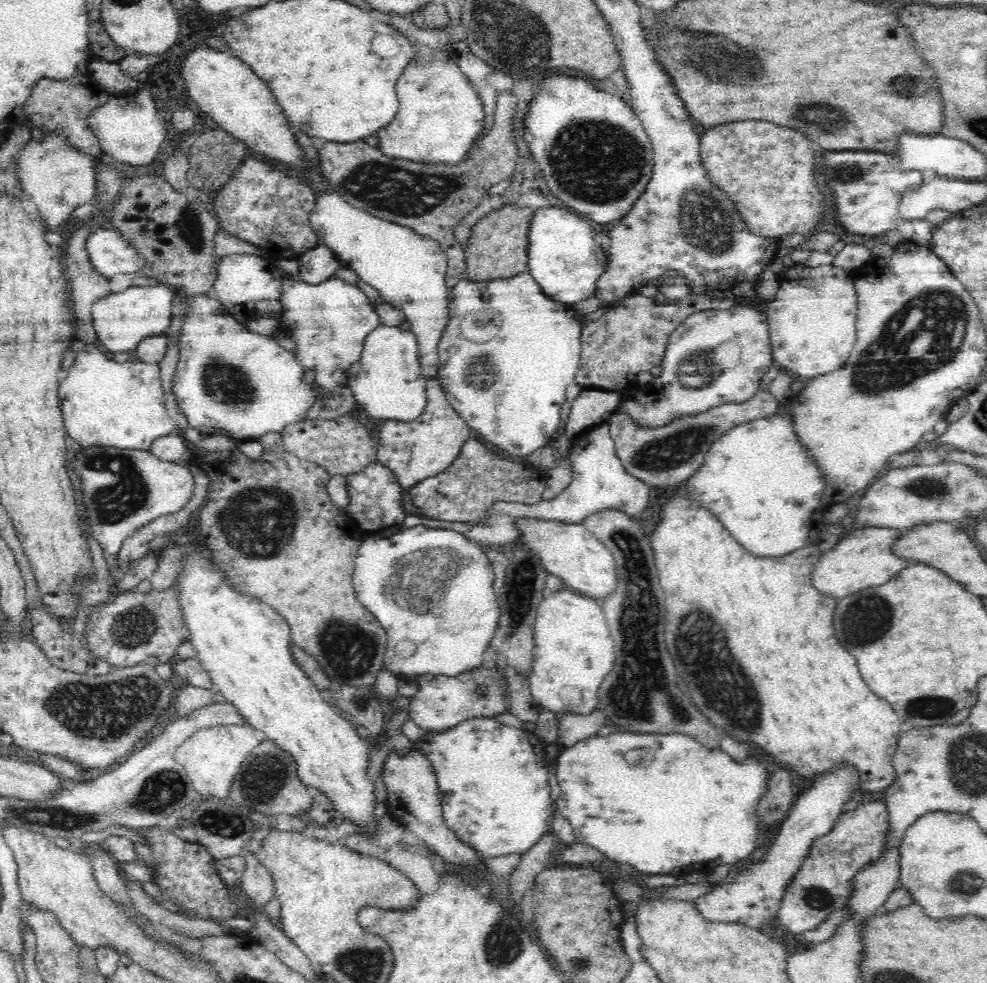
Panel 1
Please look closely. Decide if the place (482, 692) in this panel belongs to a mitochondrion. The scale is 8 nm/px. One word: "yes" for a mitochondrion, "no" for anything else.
yes

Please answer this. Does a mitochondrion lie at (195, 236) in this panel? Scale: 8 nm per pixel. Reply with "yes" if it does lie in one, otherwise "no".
yes

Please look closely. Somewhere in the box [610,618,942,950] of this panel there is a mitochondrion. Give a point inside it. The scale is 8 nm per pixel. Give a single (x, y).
(817, 897)

